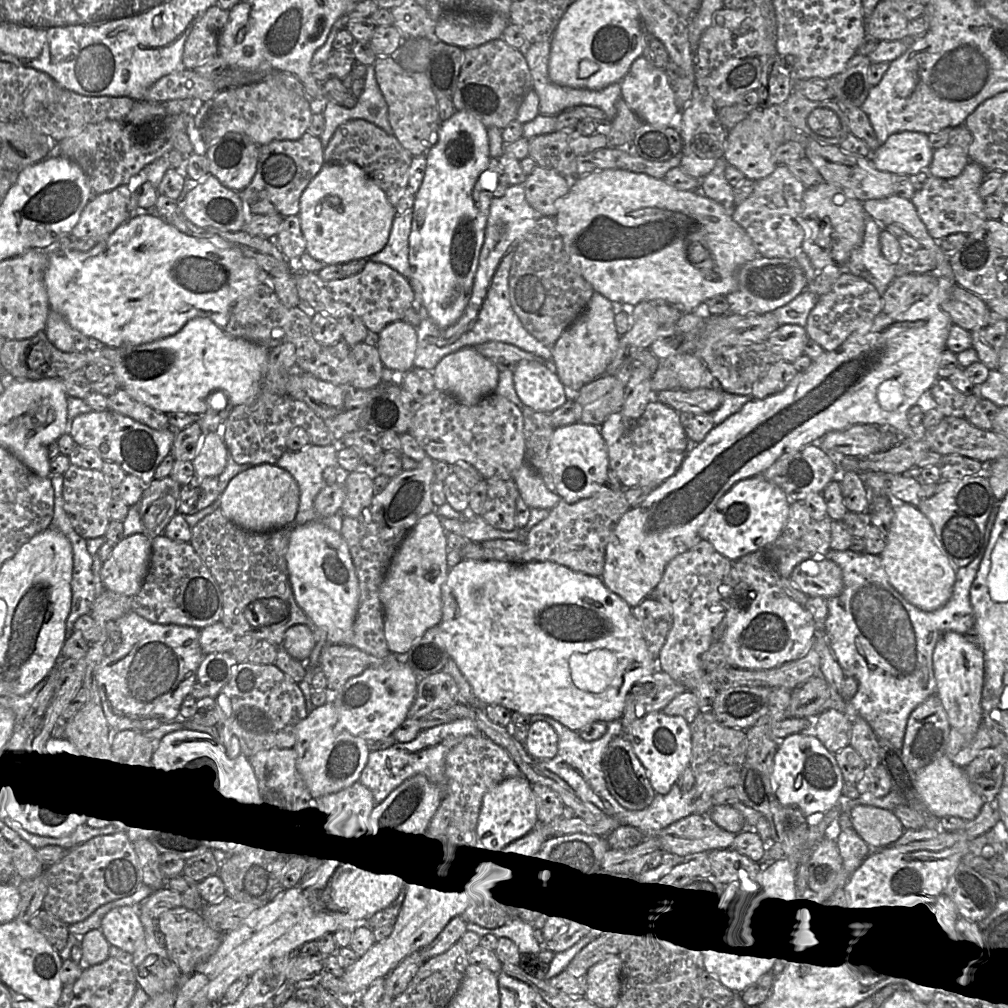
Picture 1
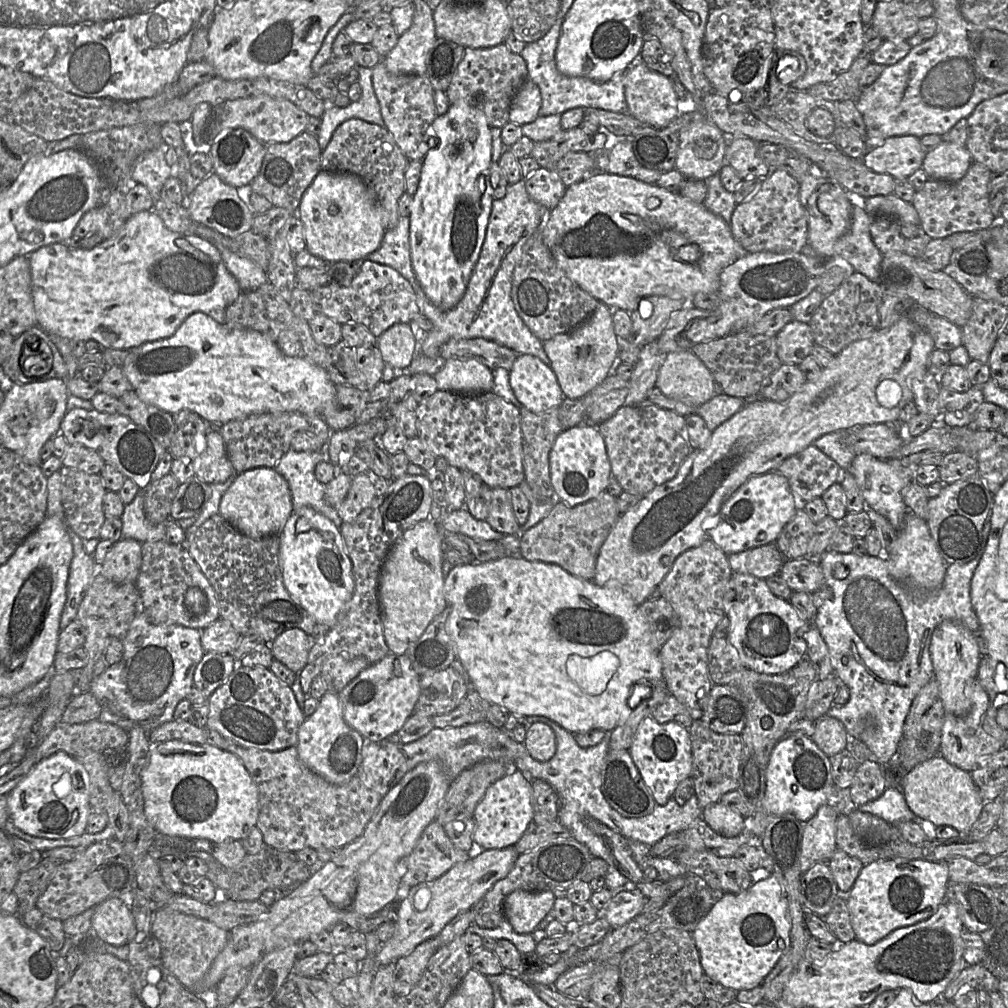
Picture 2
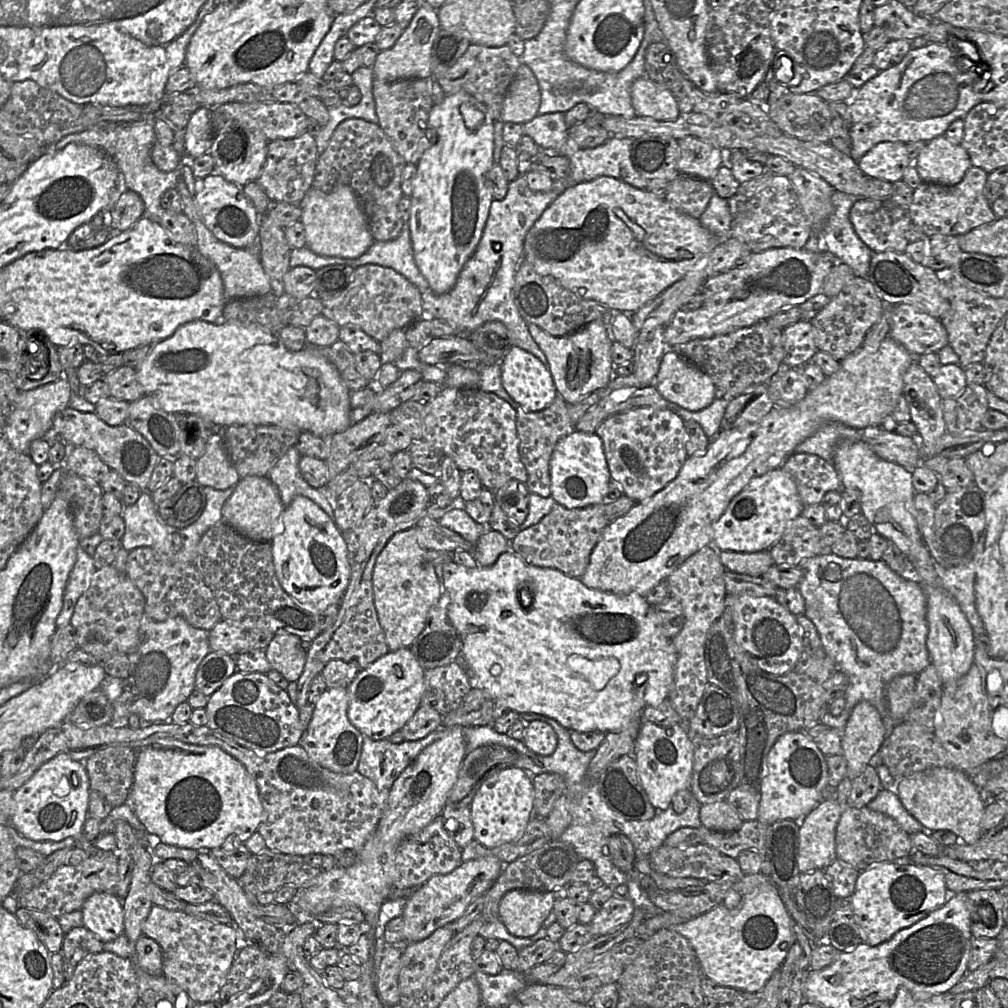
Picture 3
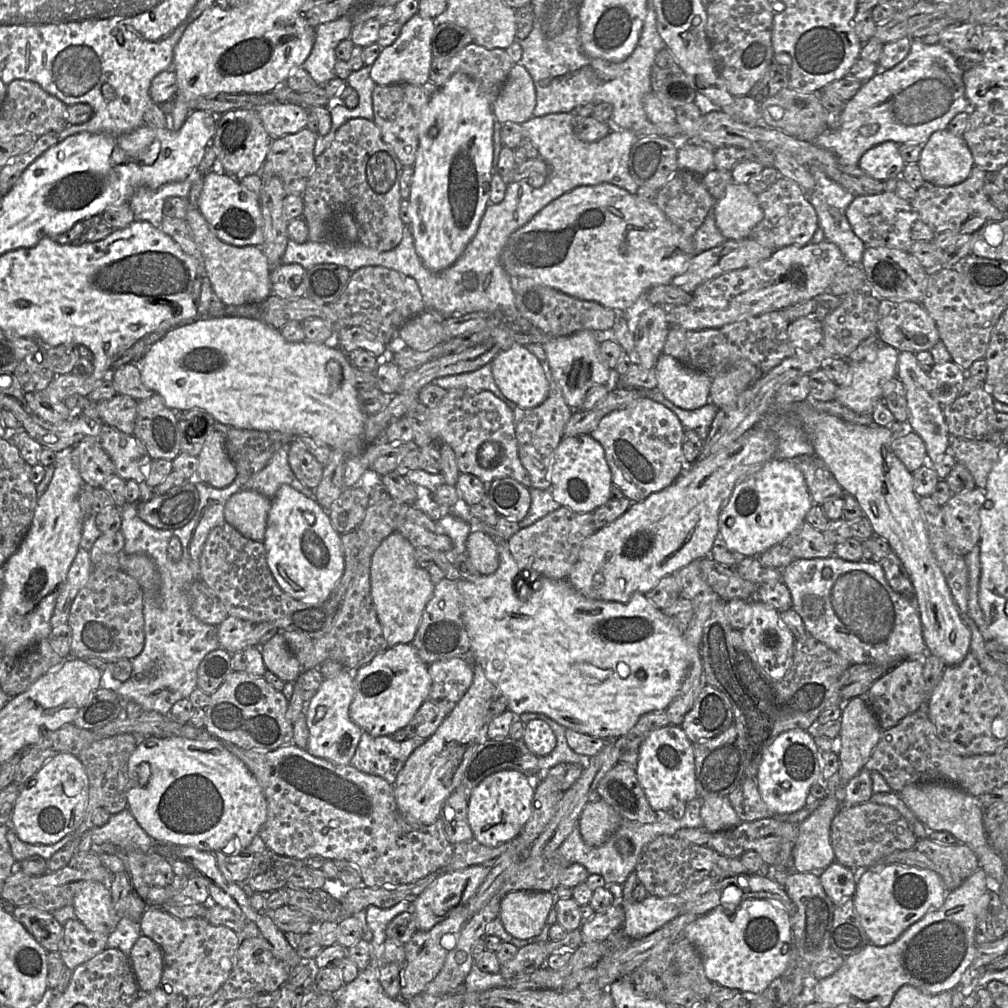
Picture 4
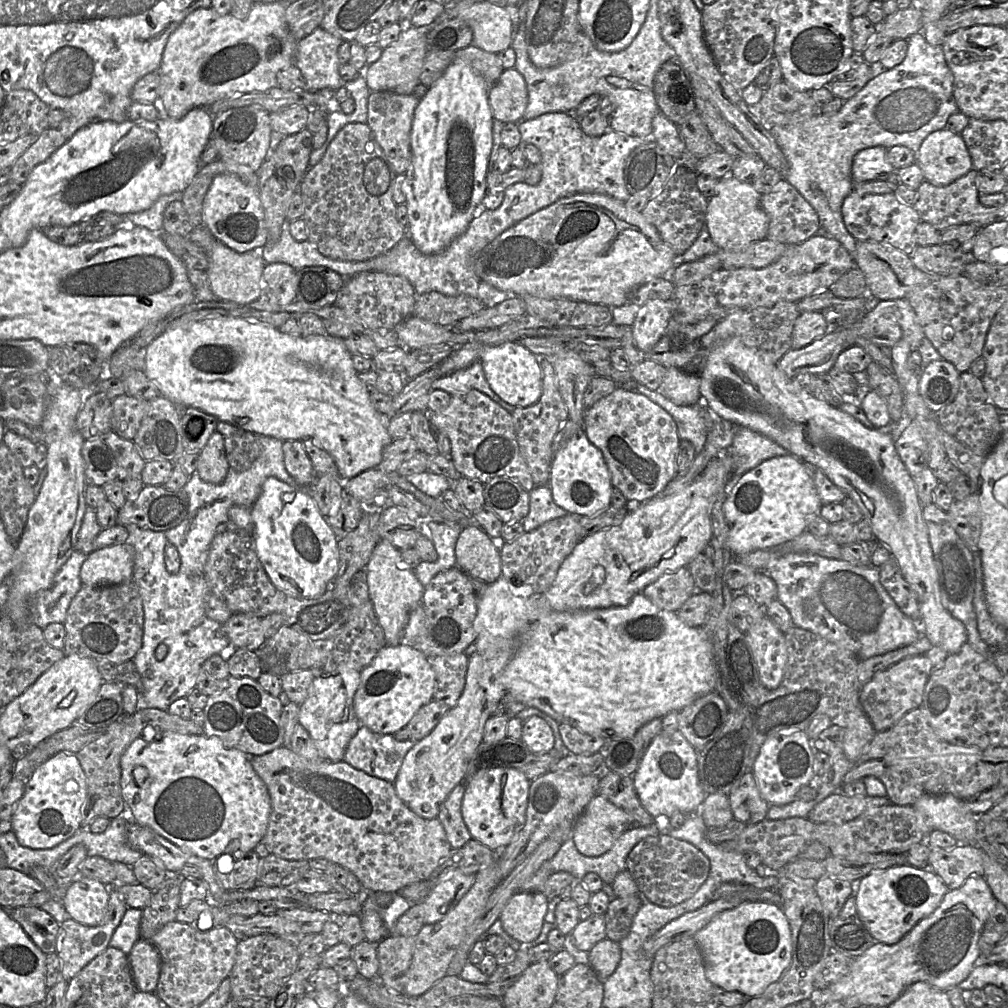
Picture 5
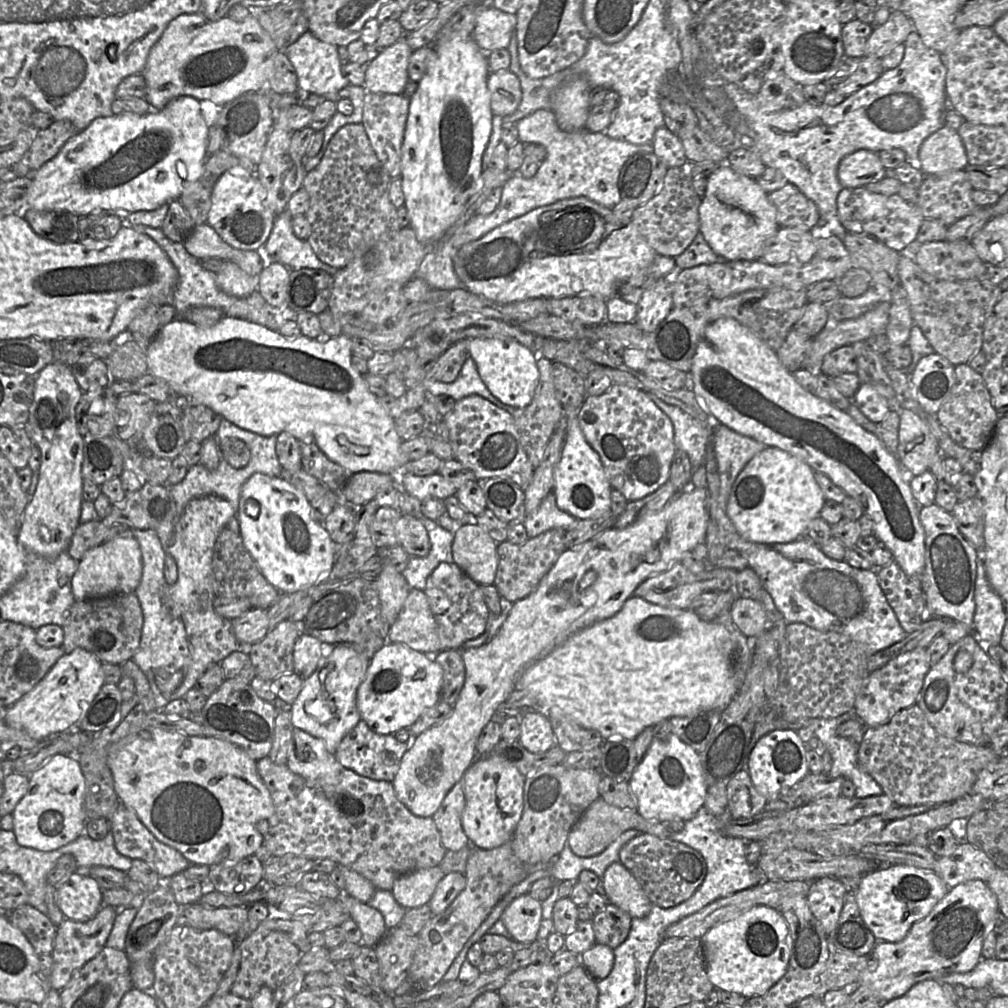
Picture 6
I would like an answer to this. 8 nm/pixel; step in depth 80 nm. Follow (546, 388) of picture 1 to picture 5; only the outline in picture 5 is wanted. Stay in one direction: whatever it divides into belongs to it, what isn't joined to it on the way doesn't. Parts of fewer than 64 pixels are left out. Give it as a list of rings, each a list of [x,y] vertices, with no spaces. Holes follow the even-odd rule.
[[[505,342],[486,346],[479,361],[491,389],[505,402],[514,407],[528,407],[535,404],[542,394],[542,369],[533,352],[518,342]]]

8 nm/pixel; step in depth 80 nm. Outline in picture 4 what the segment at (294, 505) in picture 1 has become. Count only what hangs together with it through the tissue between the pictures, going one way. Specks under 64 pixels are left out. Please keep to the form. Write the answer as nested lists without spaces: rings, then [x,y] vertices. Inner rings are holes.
[[[250,490],[232,495],[224,509],[225,521],[248,539],[263,542],[271,500]]]

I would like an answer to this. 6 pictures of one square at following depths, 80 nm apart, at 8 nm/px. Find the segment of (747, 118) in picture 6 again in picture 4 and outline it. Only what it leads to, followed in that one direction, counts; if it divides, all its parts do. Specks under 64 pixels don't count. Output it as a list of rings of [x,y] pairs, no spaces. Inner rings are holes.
[[[913,38],[905,59],[891,69],[879,70],[871,79],[864,82],[856,95],[845,103],[839,118],[839,127],[826,129],[813,142],[833,152],[841,164],[857,166],[867,150],[887,141],[898,145],[924,145],[934,132],[947,129],[957,114],[970,110],[970,103],[965,96],[963,69],[955,57],[940,43],[926,45],[921,39]],[[807,168],[814,177],[815,187],[811,193],[806,194],[806,198],[816,210],[819,227],[824,232],[825,240],[838,246],[848,263],[860,265],[866,245],[855,235],[846,217],[846,209],[855,196],[818,168]]]

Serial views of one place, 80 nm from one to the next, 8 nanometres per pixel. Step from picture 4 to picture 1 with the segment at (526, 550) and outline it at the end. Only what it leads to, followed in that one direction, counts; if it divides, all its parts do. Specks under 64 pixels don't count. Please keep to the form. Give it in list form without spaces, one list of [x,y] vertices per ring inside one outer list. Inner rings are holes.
[[[599,487],[591,496],[575,503],[560,500],[549,514],[534,525],[524,539],[529,561],[553,561],[578,572],[601,577],[606,546],[625,512],[630,509],[624,488]]]

